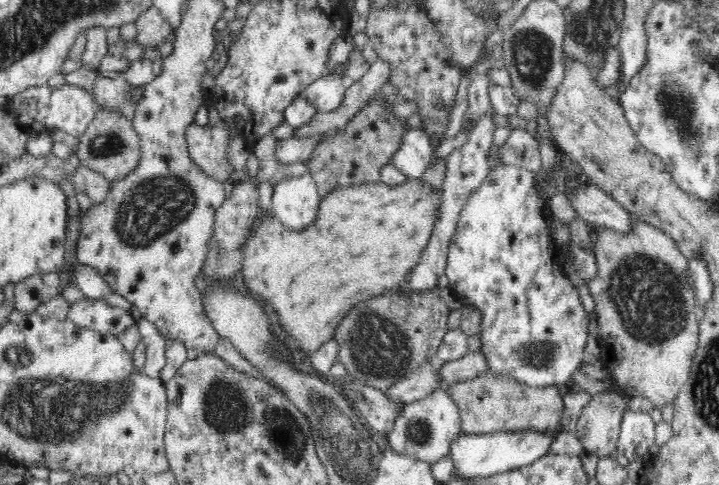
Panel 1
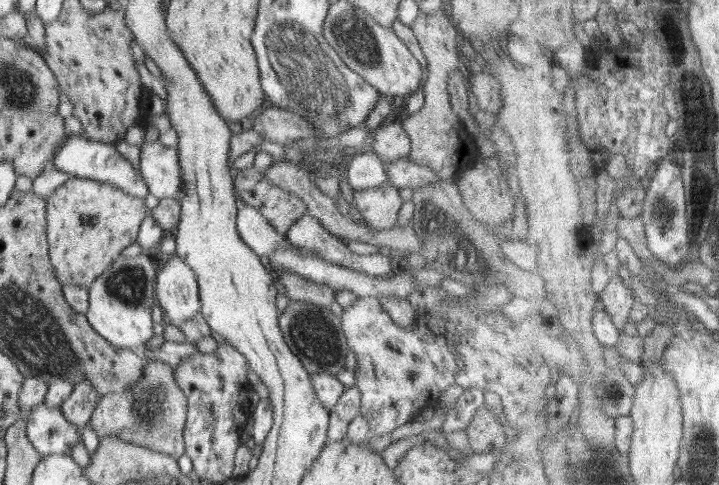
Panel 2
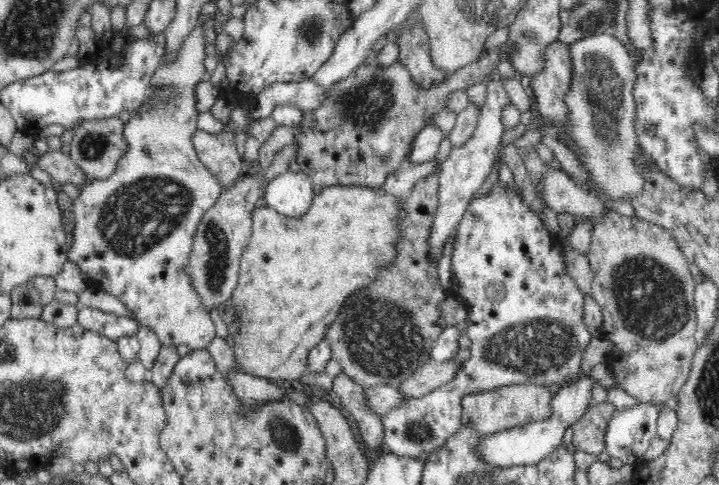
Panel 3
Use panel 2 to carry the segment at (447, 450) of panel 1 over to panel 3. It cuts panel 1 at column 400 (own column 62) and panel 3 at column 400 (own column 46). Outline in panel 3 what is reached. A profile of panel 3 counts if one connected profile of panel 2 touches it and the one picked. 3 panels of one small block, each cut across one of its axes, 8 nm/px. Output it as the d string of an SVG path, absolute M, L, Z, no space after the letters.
M497 181L488 194L473 198L457 226L453 247L452 278L454 290L462 296L469 315L466 332L472 342L471 356L462 363L461 370L451 382L422 398L407 400L404 405L382 417L385 427L384 449L398 456L415 458L418 454L429 455L449 440L452 434L456 434L464 419L462 396L470 395L470 392L486 392L516 384L564 386L579 378L582 354L592 338L583 321L586 295L566 273L563 244L544 228L540 216L524 204L516 188L506 191Z

